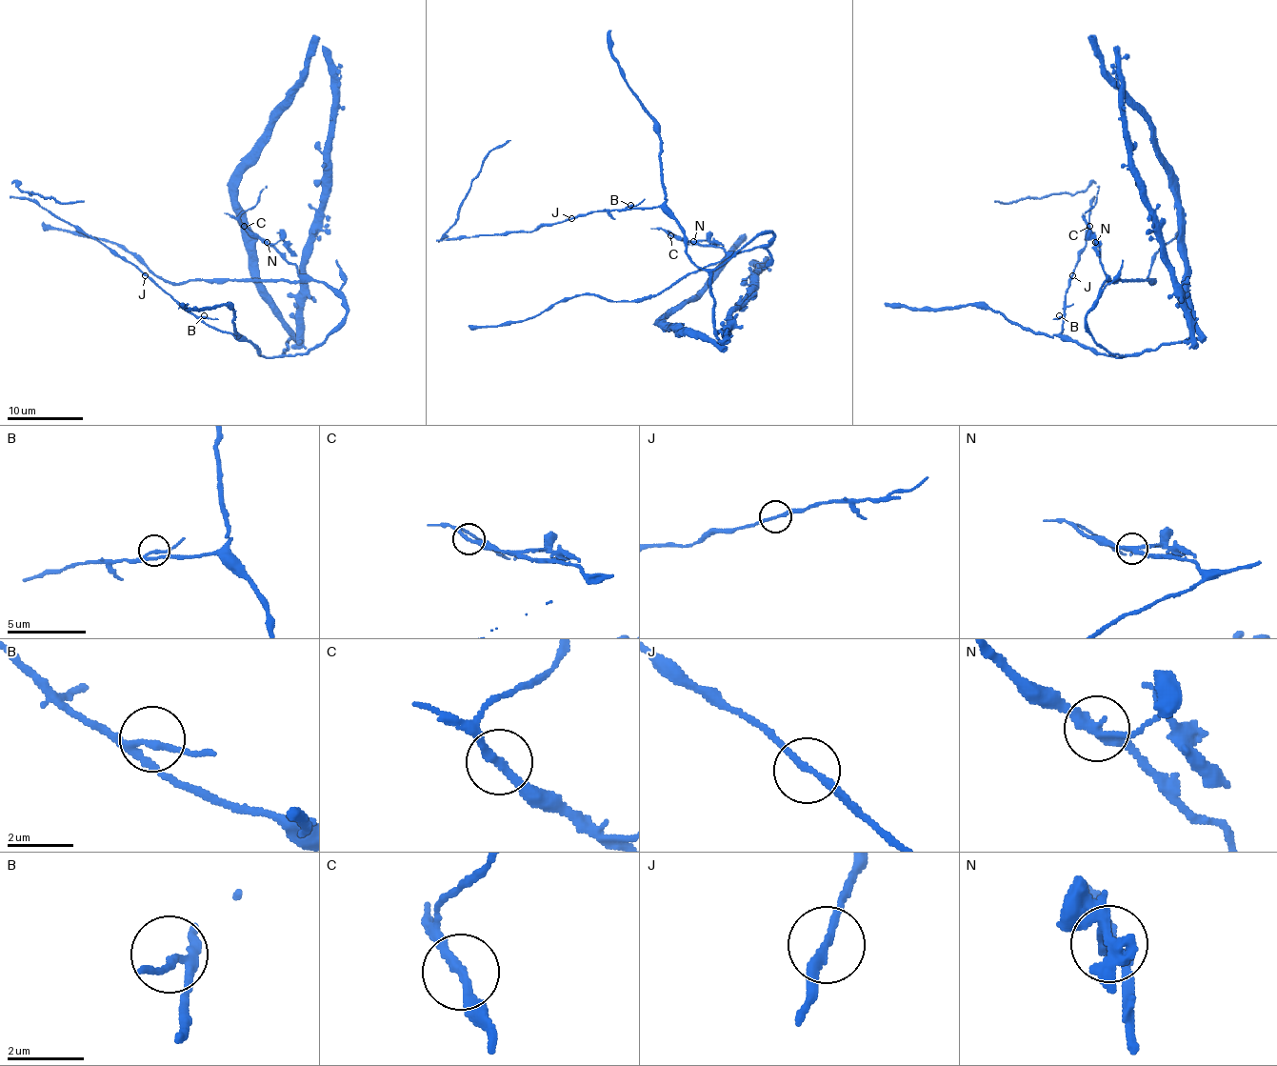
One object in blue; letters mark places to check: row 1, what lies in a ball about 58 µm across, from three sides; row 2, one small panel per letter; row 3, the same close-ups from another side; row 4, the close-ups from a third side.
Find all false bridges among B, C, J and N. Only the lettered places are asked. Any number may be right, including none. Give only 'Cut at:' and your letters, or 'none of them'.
Cut at: N

